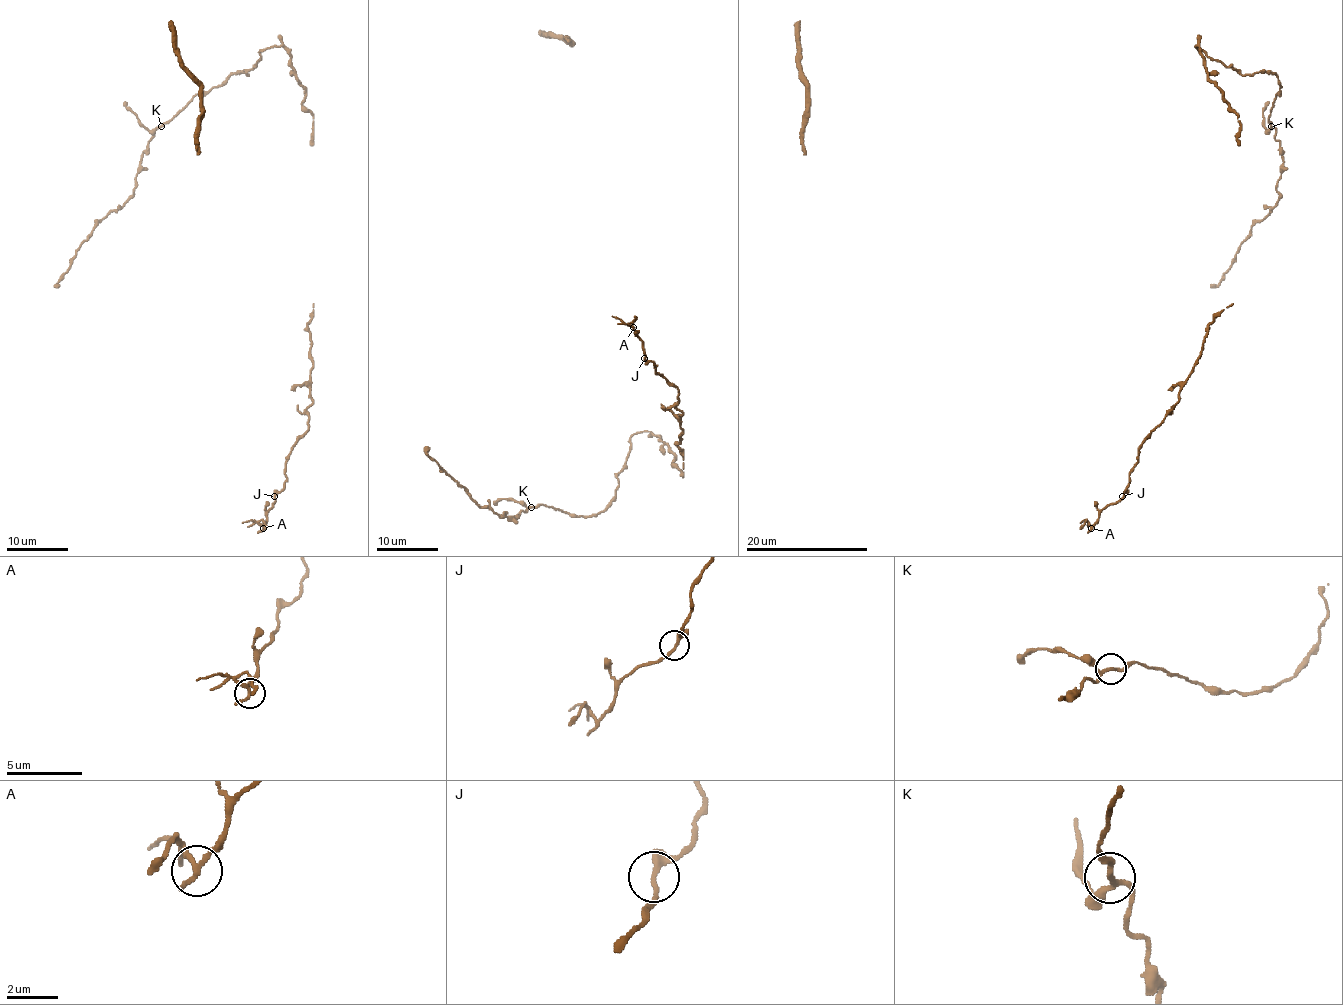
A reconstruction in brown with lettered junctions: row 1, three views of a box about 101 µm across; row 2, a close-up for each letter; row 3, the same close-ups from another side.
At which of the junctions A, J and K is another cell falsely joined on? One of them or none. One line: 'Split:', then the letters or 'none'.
Split: A

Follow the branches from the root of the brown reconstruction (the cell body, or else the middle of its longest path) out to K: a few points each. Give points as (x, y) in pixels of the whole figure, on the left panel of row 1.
K: (305, 97), (291, 56), (281, 45), (271, 45), (261, 50), (248, 74), (236, 71), (200, 91), (161, 126)

